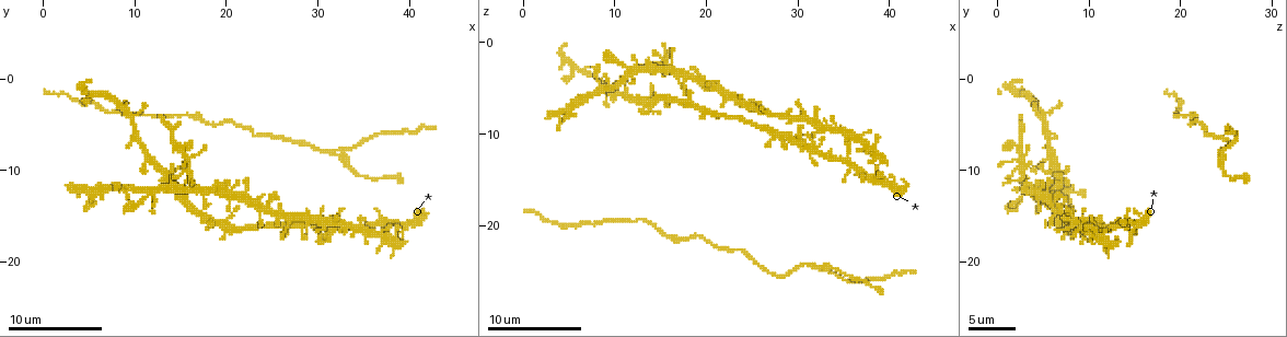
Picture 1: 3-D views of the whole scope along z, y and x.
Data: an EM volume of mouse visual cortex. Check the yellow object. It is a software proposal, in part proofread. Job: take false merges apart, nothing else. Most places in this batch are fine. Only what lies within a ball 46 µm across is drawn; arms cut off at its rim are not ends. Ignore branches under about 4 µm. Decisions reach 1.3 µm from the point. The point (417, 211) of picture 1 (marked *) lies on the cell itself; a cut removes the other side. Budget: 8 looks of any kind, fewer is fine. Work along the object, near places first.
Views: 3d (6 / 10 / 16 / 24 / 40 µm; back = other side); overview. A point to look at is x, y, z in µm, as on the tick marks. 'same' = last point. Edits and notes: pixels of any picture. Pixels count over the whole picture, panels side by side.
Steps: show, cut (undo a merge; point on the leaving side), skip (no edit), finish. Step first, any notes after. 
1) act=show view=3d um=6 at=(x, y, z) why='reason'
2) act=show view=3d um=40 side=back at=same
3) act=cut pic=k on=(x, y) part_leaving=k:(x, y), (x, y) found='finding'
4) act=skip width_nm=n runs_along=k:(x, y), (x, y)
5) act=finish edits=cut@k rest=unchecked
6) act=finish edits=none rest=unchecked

act=show view=3d um=10 at=(35.0, 16.4, 12.8) why='small branch off a trunk'

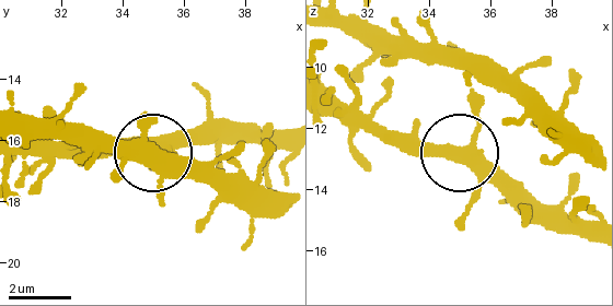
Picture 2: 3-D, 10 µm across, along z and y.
act=skip runs_along=2:(591, 240), (536, 222), (465, 156), (473, 133), (473, 57) found='one cell here'

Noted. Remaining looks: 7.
act=show view=3d um=10 at=(16.2, 11.8, 2.8) why='looks like a crossing'

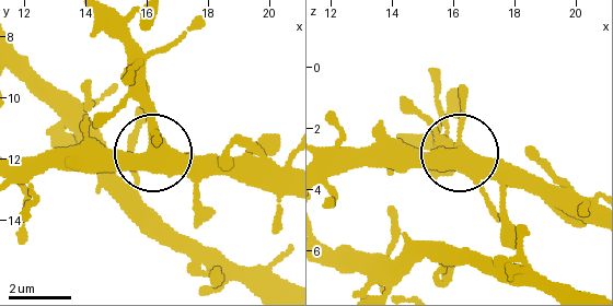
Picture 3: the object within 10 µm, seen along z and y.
act=show view=3d um=6 at=(16.2, 11.6, 2.8)

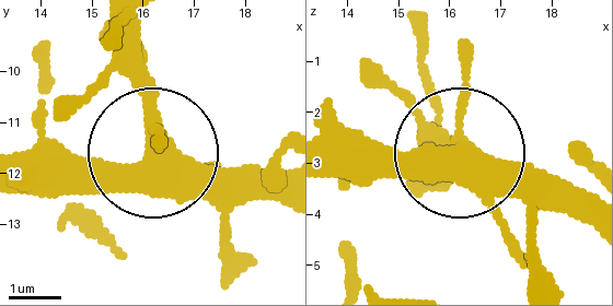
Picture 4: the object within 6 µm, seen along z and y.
act=skip arms=4 found='one cell here'

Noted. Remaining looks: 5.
act=show view=3d um=6 at=(23.6, 6.0, 22.6) why='a narrow waist'

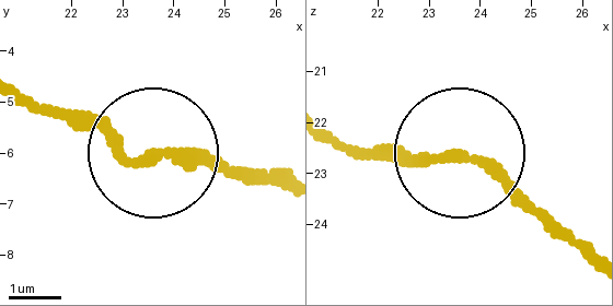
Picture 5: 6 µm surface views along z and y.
act=show view=3d um=6 side=back at=(23.50, 6.20, 22.70)

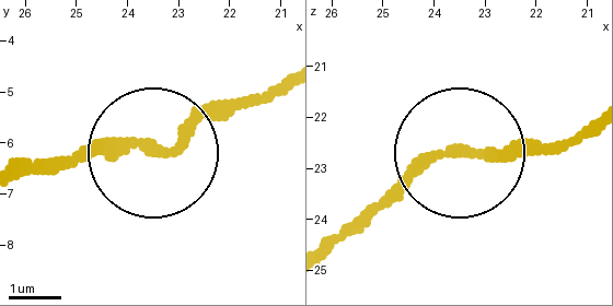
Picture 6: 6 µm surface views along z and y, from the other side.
act=skip found='all the same cell'

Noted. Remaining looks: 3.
act=show view=3d um=16 at=(11.6, 12.4, 3.0) why='thin arm on a thick one'

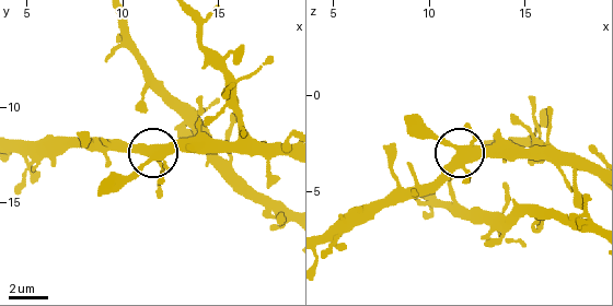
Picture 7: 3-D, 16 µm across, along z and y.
act=skip arms=5 runs_along=7:(592, 173), (539, 156), (470, 156), (432, 129) found='all the same cell'

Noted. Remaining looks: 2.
act=finish edits=none rest=unchecked

